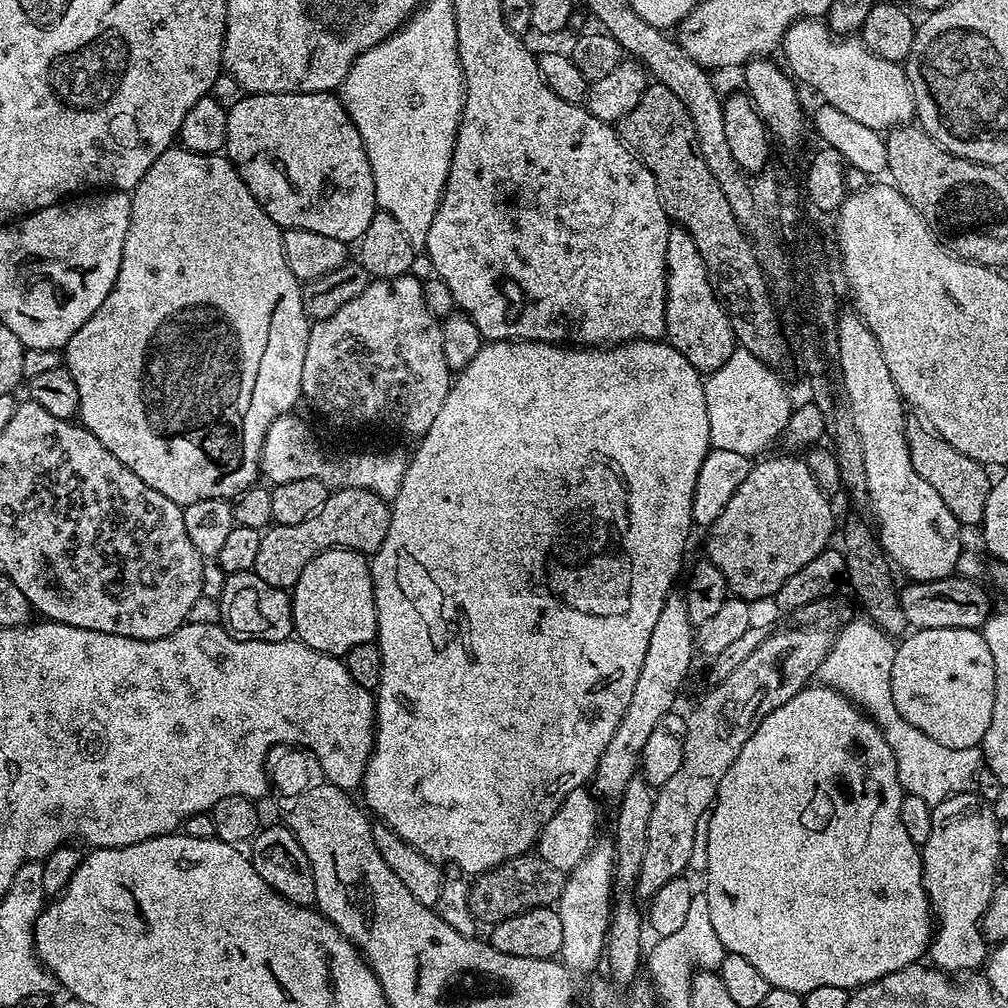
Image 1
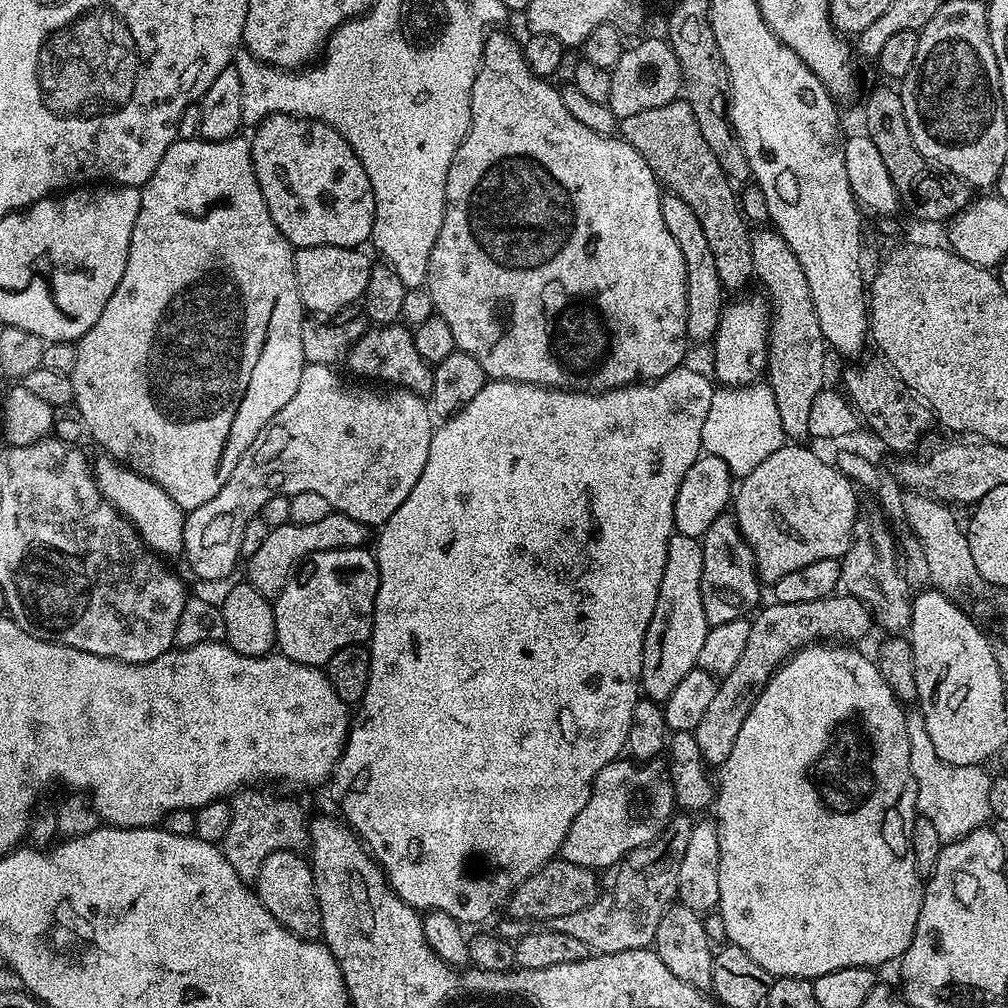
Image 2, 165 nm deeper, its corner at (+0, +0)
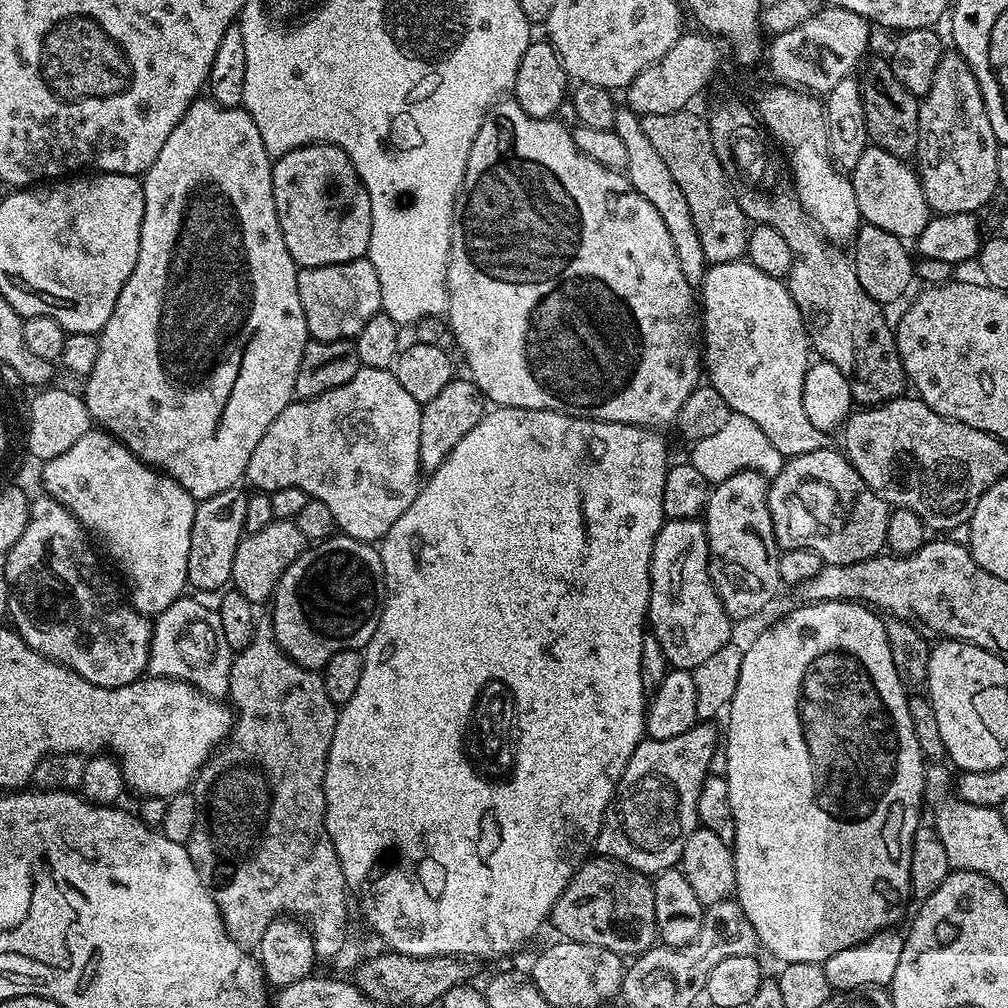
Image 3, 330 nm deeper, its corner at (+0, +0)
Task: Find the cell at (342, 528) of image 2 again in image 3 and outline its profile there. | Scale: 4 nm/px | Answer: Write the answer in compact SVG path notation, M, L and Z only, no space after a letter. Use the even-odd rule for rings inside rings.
M273 520L266 530L249 532L240 537L238 550L234 550L231 587L241 592L253 606L267 605L275 597L276 587L287 570L304 553L306 541L302 530L291 520Z

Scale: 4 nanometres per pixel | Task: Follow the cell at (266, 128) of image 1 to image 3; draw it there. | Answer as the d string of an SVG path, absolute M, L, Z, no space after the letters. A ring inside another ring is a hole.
M307 144L295 148L285 156L275 157L272 166L274 206L278 210L278 222L282 226L282 238L290 258L294 258L297 269L330 266L362 259L368 255L372 211L370 194L358 178L348 155L336 144Z

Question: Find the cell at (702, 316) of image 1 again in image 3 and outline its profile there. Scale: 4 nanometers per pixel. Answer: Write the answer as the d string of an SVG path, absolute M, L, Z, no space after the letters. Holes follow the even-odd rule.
M617 107L611 129L626 145L628 163L626 175L629 185L634 190L638 190L638 194L642 194L642 198L646 198L646 202L650 202L650 206L658 210L658 214L662 214L662 222L666 222L666 230L670 230L670 242L674 242L674 254L678 254L678 266L682 266L682 278L686 278L686 282L694 286L700 286L706 269L702 242L698 242L698 230L694 230L694 218L690 218L690 206L686 203L678 182L674 182L670 169L666 167L666 162L662 162L658 150L654 150L650 138L646 138L646 130L642 130L640 117L631 108Z

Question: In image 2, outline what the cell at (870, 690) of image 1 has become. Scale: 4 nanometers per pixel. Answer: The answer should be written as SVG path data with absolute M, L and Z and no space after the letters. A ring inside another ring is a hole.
M919 711L907 713L906 734L910 738L910 770L916 783L917 813L927 818L945 842L961 840L975 828L985 827L993 819L990 810L992 776L987 767L978 764L950 766L950 762L942 762L938 750L934 750L934 742L930 742L930 734L926 734L924 718Z

